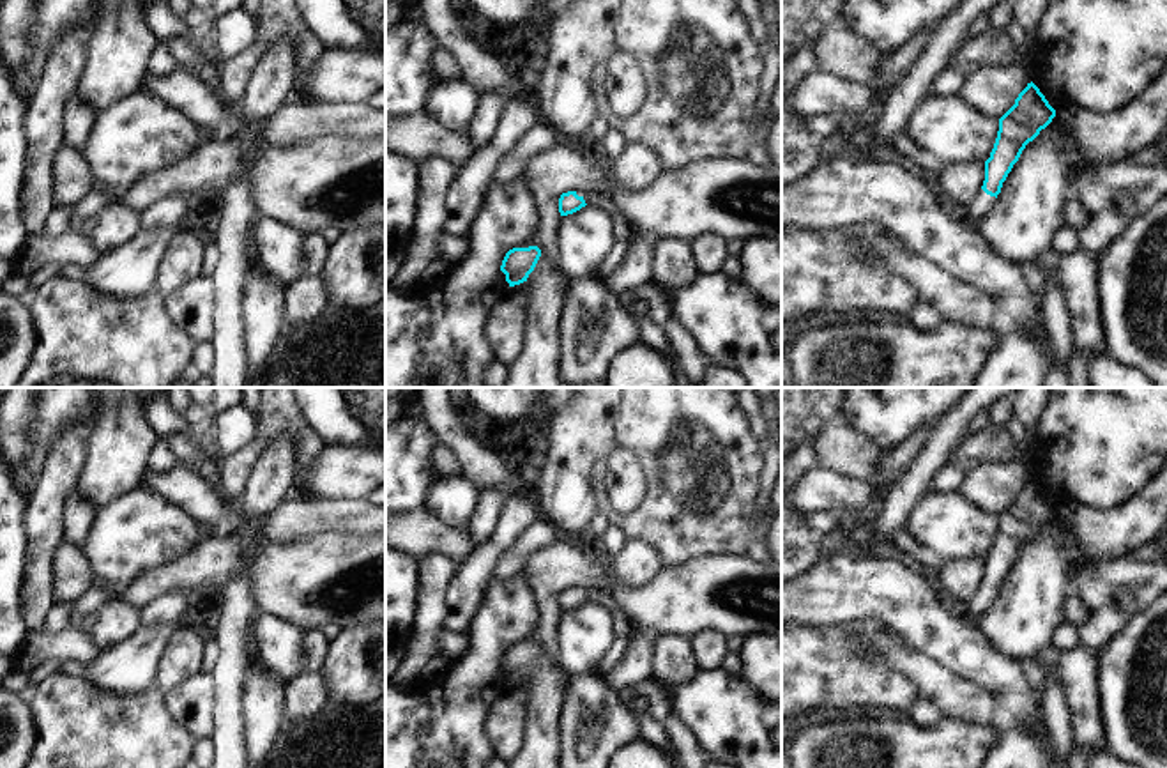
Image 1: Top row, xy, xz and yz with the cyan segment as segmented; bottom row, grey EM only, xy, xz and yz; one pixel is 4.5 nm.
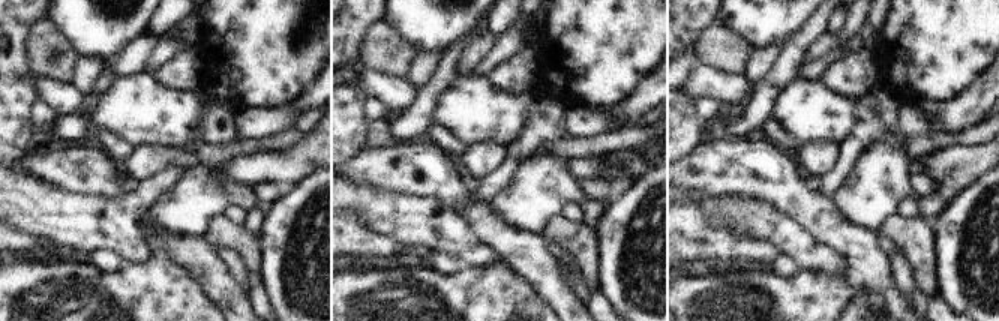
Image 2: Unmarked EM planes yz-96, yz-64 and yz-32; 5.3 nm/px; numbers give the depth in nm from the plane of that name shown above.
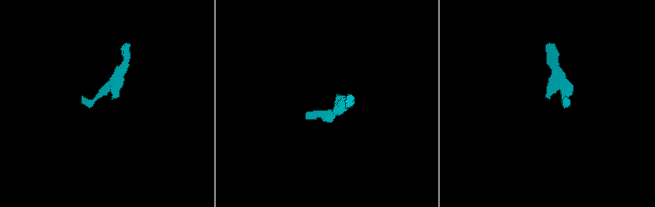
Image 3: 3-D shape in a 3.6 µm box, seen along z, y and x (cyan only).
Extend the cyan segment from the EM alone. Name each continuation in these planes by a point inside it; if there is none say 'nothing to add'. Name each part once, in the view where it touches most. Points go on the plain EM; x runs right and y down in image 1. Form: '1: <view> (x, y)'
1: yz (980, 602).

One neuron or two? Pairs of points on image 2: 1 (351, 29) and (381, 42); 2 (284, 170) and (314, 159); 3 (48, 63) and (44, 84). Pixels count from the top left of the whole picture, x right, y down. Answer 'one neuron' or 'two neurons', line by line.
1: two neurons
2: one neuron
3: two neurons

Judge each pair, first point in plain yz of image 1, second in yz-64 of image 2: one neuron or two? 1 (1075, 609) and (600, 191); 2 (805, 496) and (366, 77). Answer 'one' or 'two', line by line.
1: one
2: one

